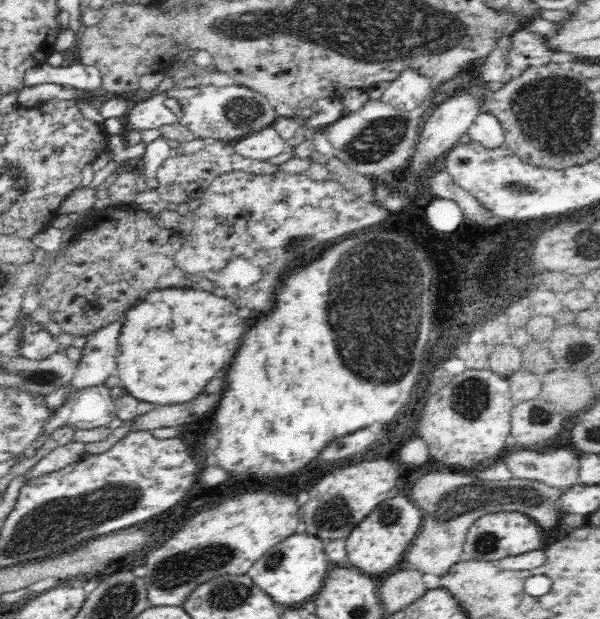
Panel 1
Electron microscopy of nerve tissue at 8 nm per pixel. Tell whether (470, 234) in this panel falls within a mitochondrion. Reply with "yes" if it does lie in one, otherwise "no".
no

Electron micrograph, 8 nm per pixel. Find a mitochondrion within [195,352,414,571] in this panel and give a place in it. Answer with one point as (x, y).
(335, 515)

